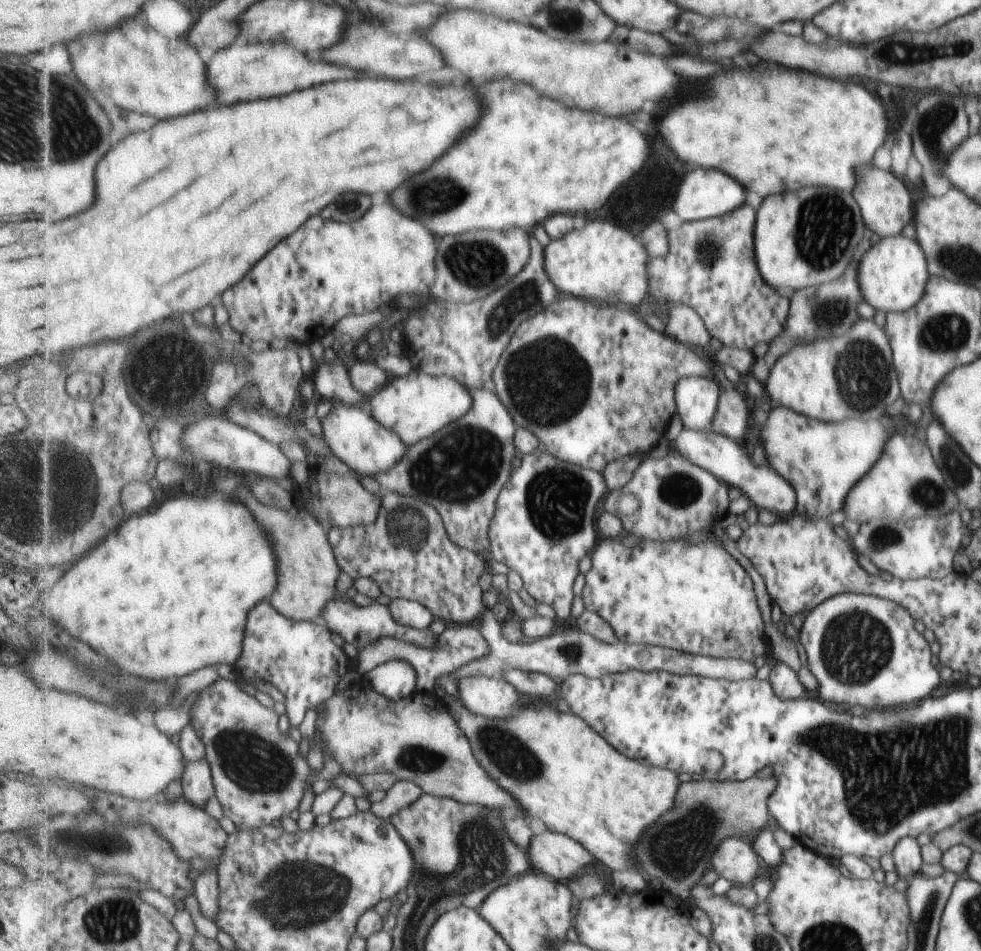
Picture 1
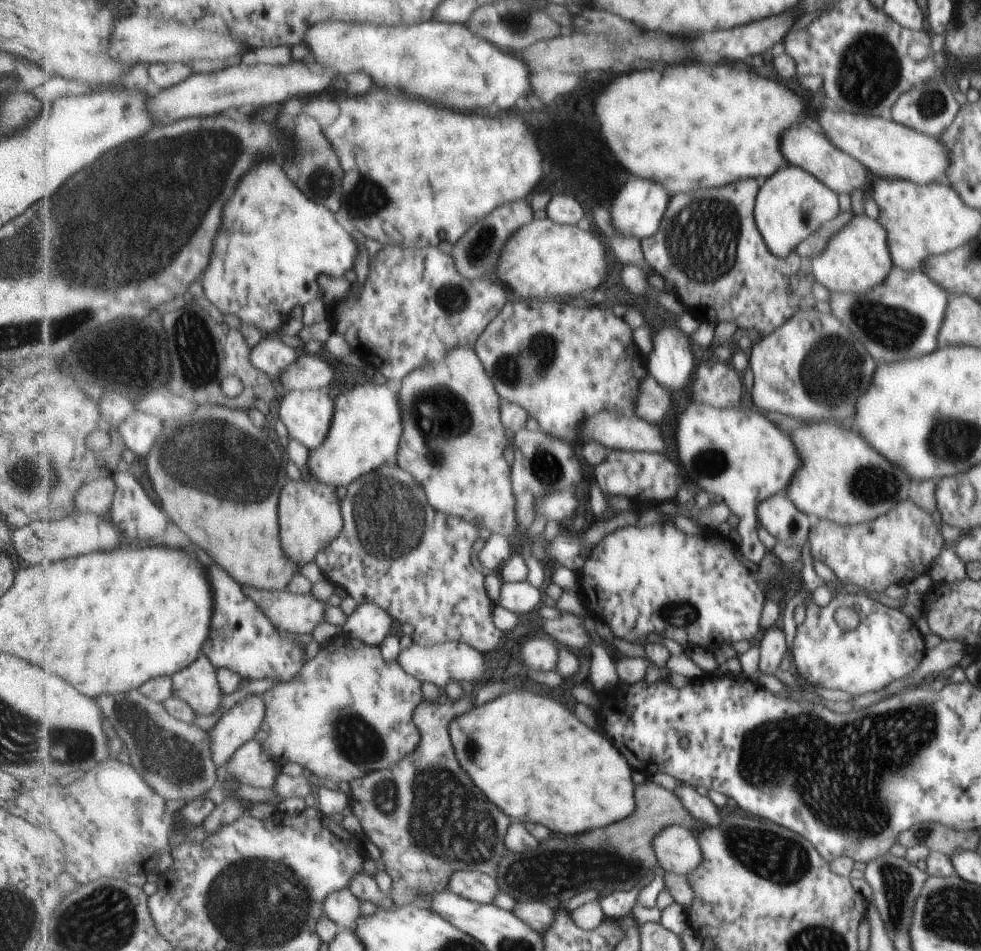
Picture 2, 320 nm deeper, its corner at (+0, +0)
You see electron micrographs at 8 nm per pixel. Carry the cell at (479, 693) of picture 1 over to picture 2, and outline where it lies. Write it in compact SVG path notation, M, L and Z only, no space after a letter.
M448 642L447 644L435 644L435 646L421 646L414 643L408 649L401 651L398 663L411 676L417 677L421 682L435 684L443 691L452 681L458 682L463 689L479 686L485 680L485 654L474 646L462 642Z

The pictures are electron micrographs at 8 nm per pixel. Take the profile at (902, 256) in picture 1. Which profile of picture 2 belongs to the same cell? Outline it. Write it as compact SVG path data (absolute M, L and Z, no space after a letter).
M840 212L839 215L825 221L821 232L815 234L823 240L822 253L810 260L811 275L828 291L863 294L880 286L893 268L887 250L885 231L877 220L866 215L853 216L852 212Z

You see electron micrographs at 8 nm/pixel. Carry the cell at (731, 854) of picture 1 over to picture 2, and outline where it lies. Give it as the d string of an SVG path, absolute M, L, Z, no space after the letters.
M681 825L665 827L652 840L658 862L665 872L687 876L704 859L704 852L696 833Z

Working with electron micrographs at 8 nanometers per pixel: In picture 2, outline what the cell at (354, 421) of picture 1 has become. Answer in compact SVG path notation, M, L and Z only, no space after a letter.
M325 390L289 391L281 399L278 416L288 430L288 437L297 440L309 451L323 448L333 428L336 406Z

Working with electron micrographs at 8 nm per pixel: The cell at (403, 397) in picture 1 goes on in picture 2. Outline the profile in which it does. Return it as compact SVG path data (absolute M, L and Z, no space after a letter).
M370 379L362 385L355 385L352 389L338 391L332 432L323 448L317 448L317 452L309 451L307 470L311 470L311 474L325 484L348 487L364 474L376 471L386 464L397 462L398 448L401 448L401 440L404 438L405 406L401 404L400 391L395 392L385 383L378 385L374 383L373 379Z

